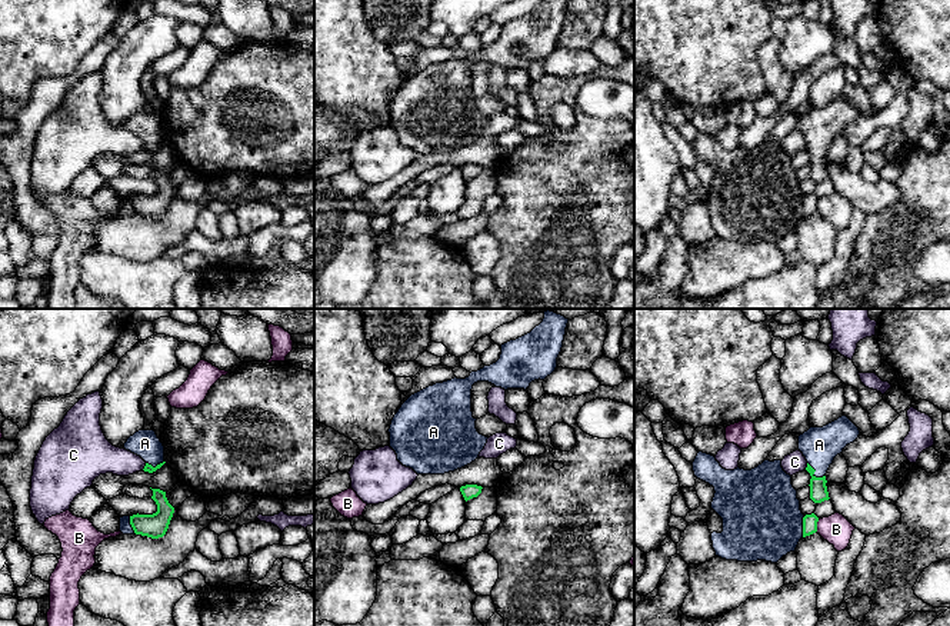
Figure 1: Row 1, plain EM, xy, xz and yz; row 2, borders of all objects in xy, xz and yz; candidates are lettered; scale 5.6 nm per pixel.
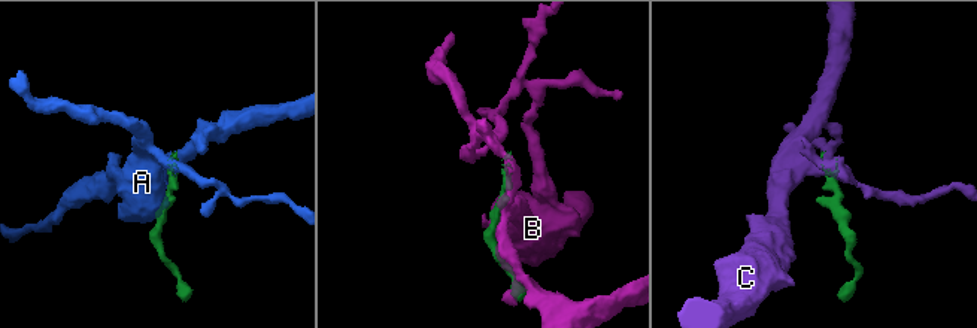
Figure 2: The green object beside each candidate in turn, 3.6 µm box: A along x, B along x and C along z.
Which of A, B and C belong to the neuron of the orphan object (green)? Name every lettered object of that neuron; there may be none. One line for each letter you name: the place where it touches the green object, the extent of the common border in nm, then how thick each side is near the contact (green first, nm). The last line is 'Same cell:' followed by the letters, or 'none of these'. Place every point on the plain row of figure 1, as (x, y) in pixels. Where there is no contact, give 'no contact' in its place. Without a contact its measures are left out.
A: yz (813, 153) | 130 nm | 100/200 nm
Same cell: A

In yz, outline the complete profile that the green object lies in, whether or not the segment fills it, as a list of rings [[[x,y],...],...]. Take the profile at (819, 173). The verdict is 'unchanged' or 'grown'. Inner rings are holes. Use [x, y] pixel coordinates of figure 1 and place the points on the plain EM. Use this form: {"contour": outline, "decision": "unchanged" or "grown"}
{"contour": [[[847,97],[823,106],[810,107],[799,116],[799,130],[807,140],[806,150],[810,153],[810,179],[814,183],[829,180],[826,153],[834,137],[853,123],[860,114],[859,107]]], "decision": "grown"}

